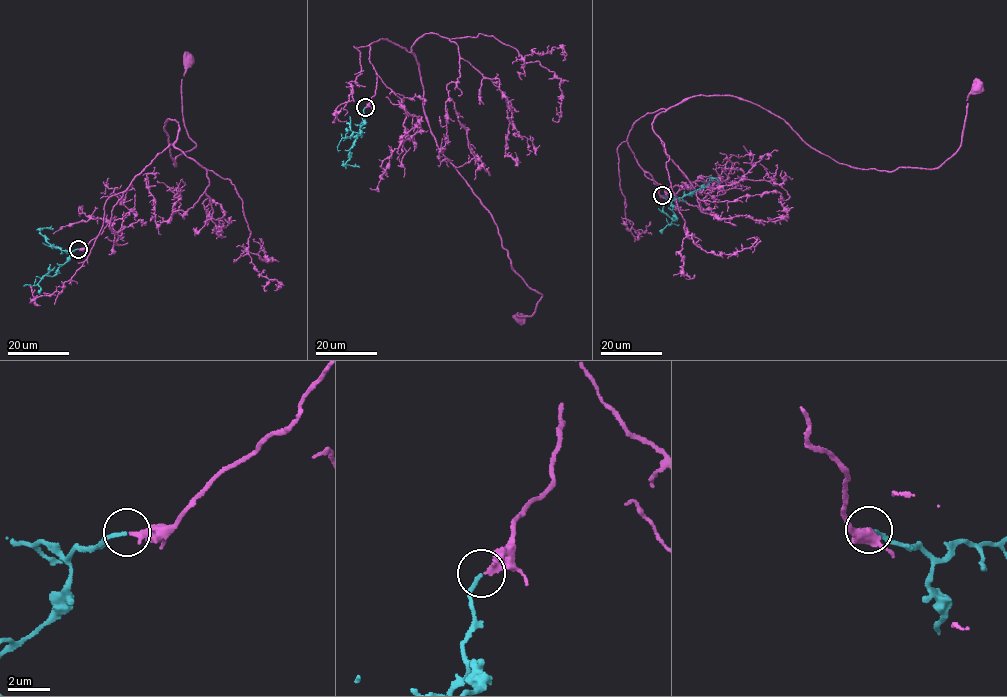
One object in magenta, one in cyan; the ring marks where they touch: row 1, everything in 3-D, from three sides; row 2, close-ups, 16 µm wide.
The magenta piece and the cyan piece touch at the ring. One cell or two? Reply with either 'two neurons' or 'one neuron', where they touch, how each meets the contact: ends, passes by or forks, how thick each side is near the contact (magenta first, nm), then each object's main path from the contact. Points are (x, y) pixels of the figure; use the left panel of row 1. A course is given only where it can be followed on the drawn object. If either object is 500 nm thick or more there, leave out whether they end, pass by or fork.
one neuron; at (78, 249); magenta ends there; cyan ends there; 320 nm thick on the magenta side, 170 nm on the other; magenta runs (78, 249), (174, 143), (179, 124), (166, 118), (173, 164), (195, 147), (182, 97), (189, 59); cyan runs (78, 249), (69, 253), (69, 258), (53, 276), (44, 275), (34, 285), (26, 284)

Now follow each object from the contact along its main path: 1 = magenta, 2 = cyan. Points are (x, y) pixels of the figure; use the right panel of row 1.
1: (662, 196), (626, 139), (648, 113), (694, 96), (759, 105), (854, 168), (930, 170), (960, 145), (975, 86)
2: (662, 196), (672, 200), (675, 219), (671, 219), (668, 225), (679, 224)

